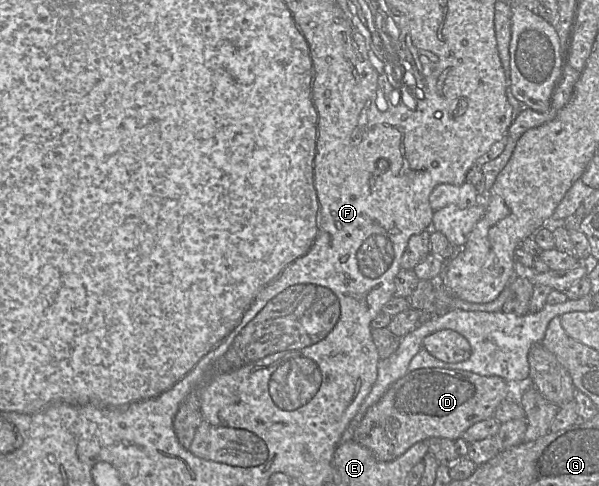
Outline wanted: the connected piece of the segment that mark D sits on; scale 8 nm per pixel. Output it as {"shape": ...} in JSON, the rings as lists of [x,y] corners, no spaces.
{"shape":[[[427,367],[408,371],[394,382],[381,399],[372,405],[356,428],[352,440],[367,448],[379,461],[394,460],[419,441],[432,437],[456,440],[477,422],[494,417],[495,411],[505,399],[517,399],[527,383],[507,383],[497,376],[483,376],[465,370]]]}

